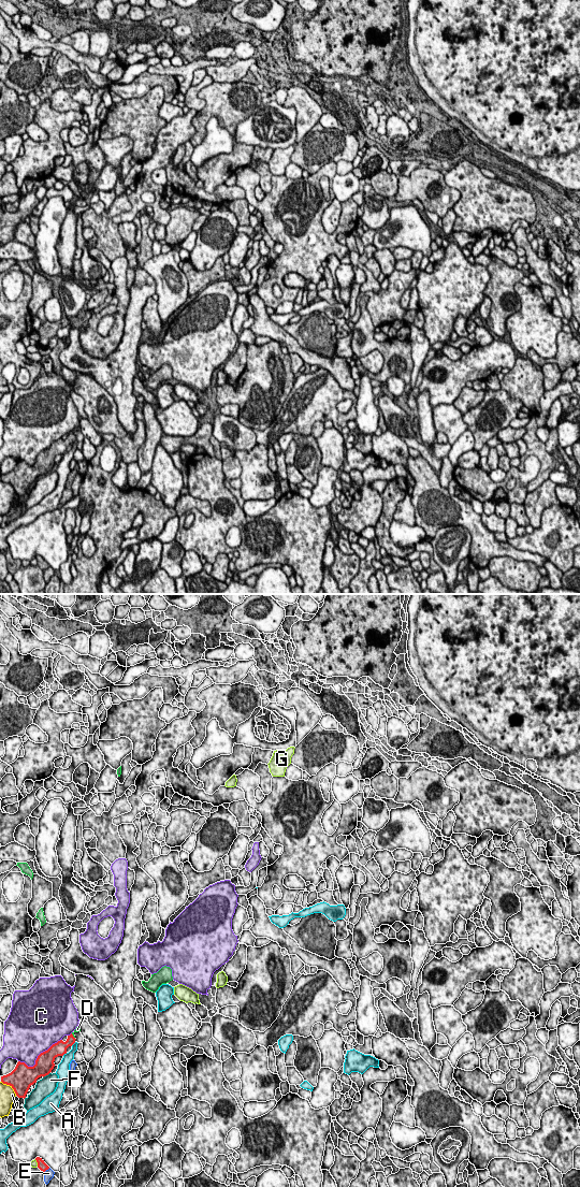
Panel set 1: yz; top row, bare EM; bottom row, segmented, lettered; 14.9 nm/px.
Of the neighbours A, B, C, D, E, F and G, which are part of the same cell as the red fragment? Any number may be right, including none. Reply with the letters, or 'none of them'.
D

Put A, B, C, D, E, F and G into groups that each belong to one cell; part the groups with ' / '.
A / B / C / D / E / F / G

